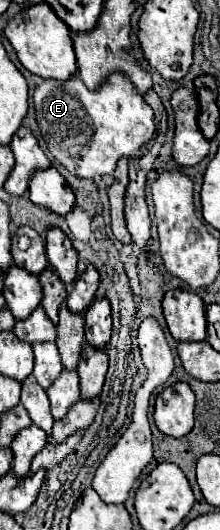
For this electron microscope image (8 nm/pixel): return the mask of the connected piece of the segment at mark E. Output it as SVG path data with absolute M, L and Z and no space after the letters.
M111 74L107 78L107 84L103 84L99 90L91 92L81 82L79 76L73 76L71 80L59 82L59 80L43 80L41 86L37 86L33 94L35 112L37 112L37 124L41 130L41 136L51 152L51 156L65 166L73 176L87 178L87 180L99 180L105 174L113 174L117 160L121 156L133 156L143 144L147 144L153 138L155 122L153 122L153 110L147 106L141 94L133 90L133 84L123 74Z

